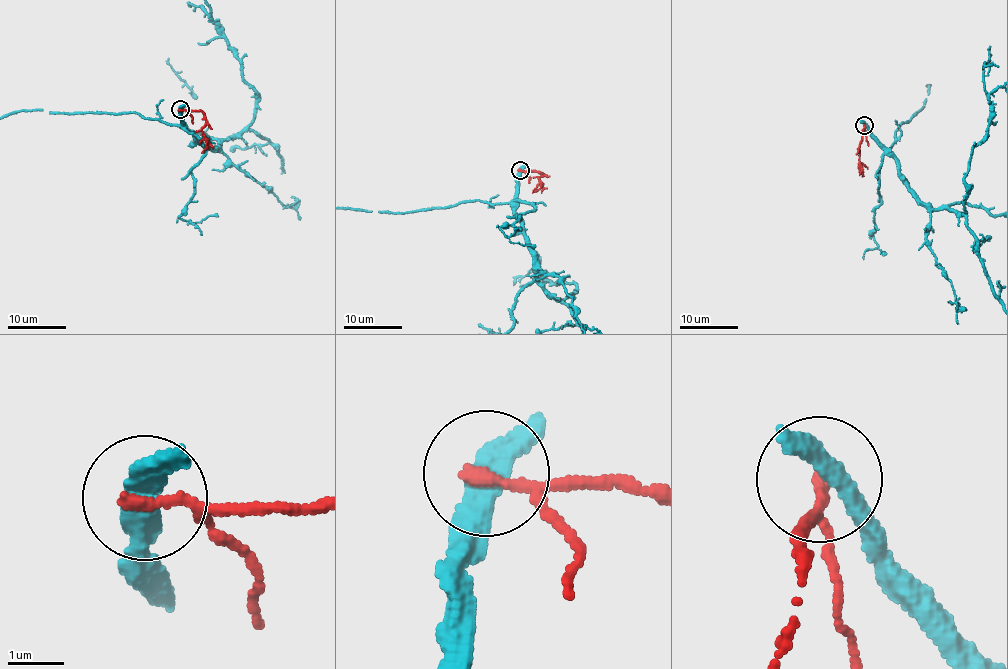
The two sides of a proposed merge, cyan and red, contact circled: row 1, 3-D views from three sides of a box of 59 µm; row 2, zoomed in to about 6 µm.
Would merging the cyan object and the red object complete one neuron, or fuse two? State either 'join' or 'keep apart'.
keep apart

